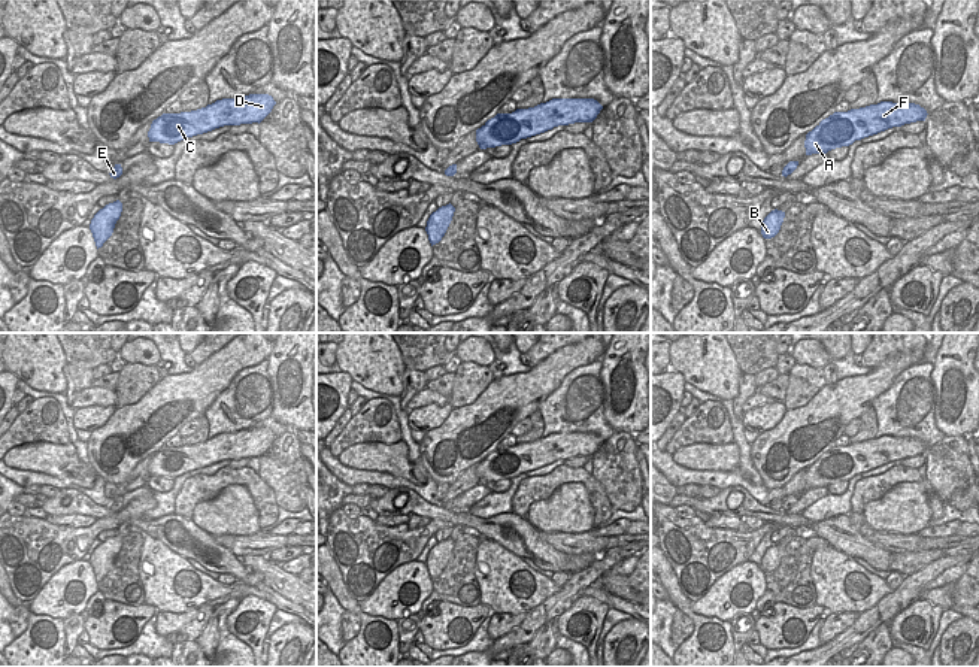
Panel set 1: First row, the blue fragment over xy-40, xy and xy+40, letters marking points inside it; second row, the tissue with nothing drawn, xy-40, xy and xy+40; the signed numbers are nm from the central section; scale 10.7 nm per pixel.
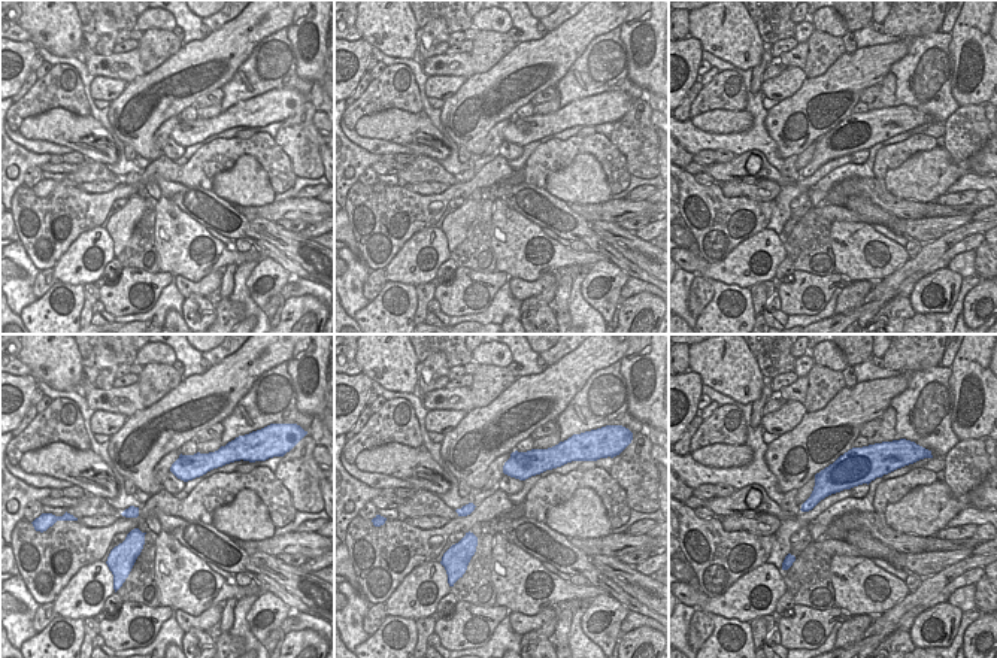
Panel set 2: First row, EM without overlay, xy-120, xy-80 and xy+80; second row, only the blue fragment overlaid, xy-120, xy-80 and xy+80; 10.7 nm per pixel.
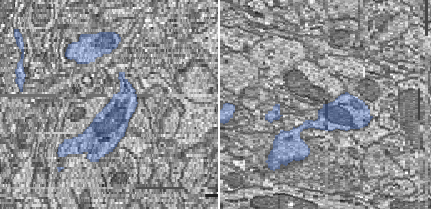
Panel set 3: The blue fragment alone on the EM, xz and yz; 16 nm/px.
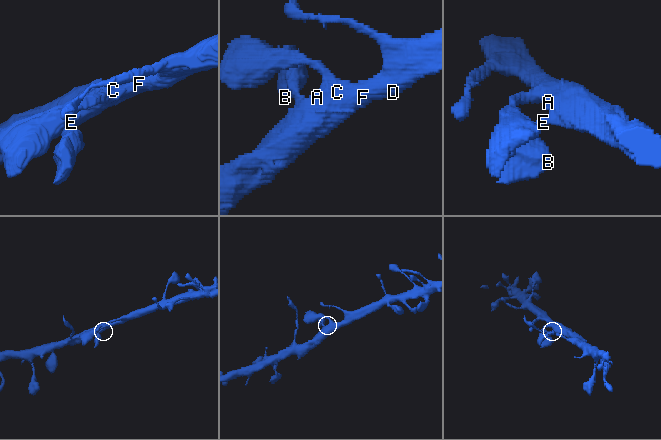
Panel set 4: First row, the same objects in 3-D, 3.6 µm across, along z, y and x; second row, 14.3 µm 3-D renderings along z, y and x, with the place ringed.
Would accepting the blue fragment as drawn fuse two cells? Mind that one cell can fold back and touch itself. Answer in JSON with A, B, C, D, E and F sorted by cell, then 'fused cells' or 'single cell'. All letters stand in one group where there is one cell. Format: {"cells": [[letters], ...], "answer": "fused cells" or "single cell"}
{"cells": [["A", "B", "C", "D", "E", "F"]], "answer": "single cell"}

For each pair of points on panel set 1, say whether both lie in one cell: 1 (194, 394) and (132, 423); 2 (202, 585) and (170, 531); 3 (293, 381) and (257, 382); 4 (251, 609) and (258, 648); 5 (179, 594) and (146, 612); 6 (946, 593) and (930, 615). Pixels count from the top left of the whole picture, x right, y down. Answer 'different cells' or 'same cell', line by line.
1: same cell
2: different cells
3: different cells
4: same cell
5: different cells
6: different cells

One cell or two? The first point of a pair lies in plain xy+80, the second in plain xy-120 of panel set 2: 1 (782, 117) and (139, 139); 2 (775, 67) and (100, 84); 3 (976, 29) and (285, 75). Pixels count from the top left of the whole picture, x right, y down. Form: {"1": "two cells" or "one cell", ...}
{"1": "one cell", "2": "two cells", "3": "two cells"}

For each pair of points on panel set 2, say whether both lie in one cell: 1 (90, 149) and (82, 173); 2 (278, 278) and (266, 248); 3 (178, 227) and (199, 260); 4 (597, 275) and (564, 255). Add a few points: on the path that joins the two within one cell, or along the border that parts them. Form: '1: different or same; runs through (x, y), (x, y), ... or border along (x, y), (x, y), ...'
1: different; border along (87, 158), (105, 164)
2: different; border along (264, 255), (279, 263), (291, 275)
3: same; runs through (178, 234), (191, 252)
4: different; border along (608, 260), (599, 260), (588, 267)

